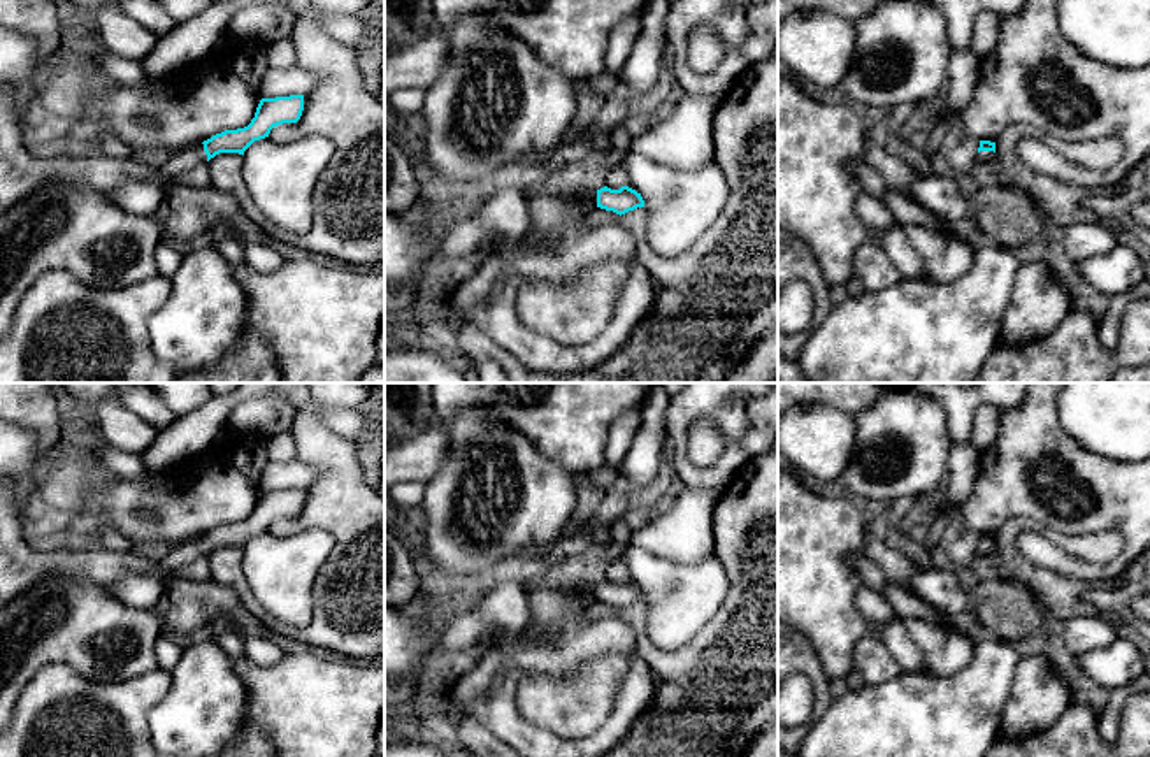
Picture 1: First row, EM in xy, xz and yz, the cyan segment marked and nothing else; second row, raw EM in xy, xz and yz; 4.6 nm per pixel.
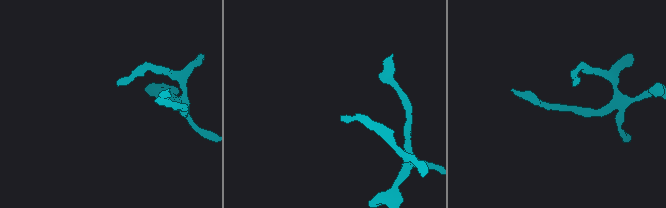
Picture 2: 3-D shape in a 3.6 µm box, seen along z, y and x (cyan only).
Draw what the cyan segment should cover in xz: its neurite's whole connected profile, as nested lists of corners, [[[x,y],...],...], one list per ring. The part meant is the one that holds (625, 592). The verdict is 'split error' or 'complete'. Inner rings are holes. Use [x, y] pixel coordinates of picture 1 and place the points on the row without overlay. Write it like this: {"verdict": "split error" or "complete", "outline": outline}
{"verdict": "split error", "outline": [[[607,580],[597,583],[597,585],[576,585],[583,595],[592,601],[600,601],[606,604],[613,604],[616,608],[625,608],[629,604],[634,604],[637,601],[644,601],[644,594],[641,587],[629,580],[622,580],[620,583],[611,583]]]}

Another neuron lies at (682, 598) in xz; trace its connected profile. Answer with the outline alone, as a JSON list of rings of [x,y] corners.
[[[627,546],[620,559],[625,580],[636,583],[648,606],[648,638],[660,650],[685,646],[716,613],[725,601],[729,581],[723,564],[715,553],[699,564],[679,564],[651,555],[650,552]]]

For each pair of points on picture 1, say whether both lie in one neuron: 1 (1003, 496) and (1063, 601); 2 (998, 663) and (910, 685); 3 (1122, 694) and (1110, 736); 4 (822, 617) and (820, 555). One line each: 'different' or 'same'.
1: different
2: same
3: same
4: same

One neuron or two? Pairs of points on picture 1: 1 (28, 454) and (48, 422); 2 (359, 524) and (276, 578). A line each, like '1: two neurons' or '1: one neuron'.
1: two neurons
2: two neurons

